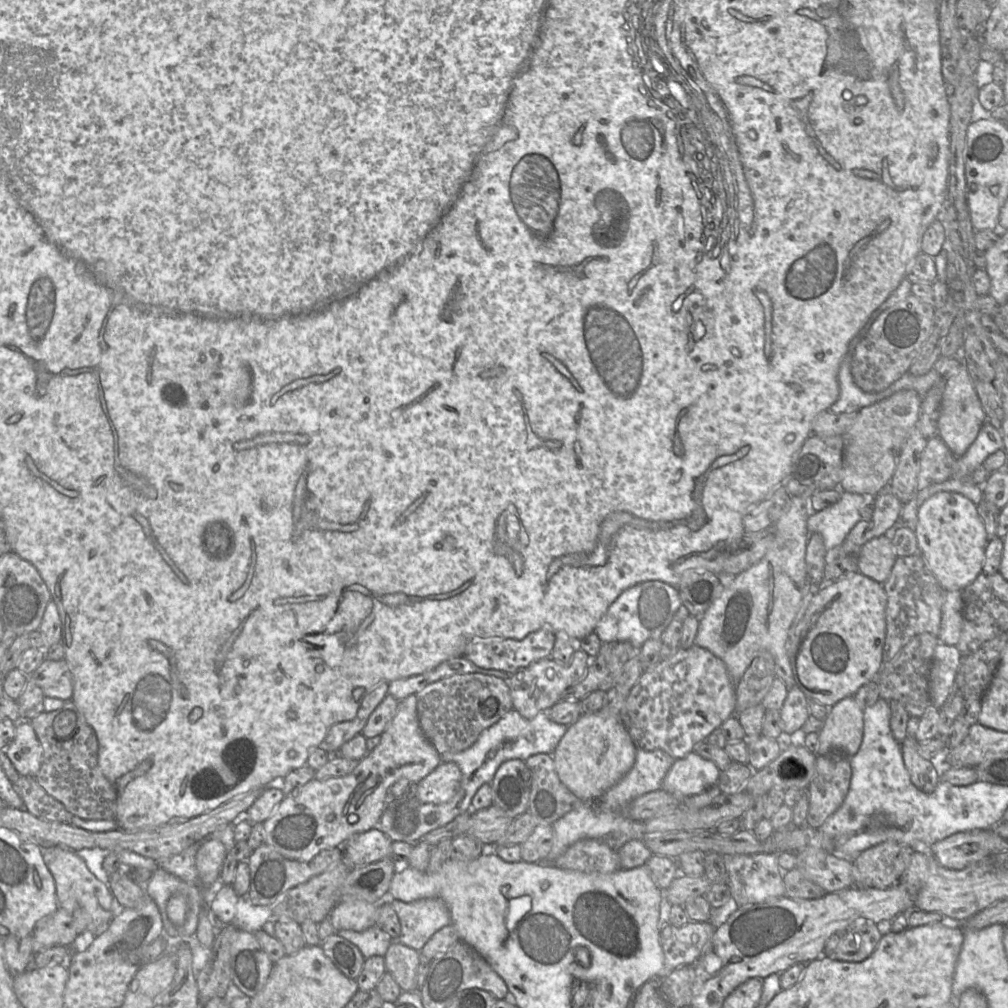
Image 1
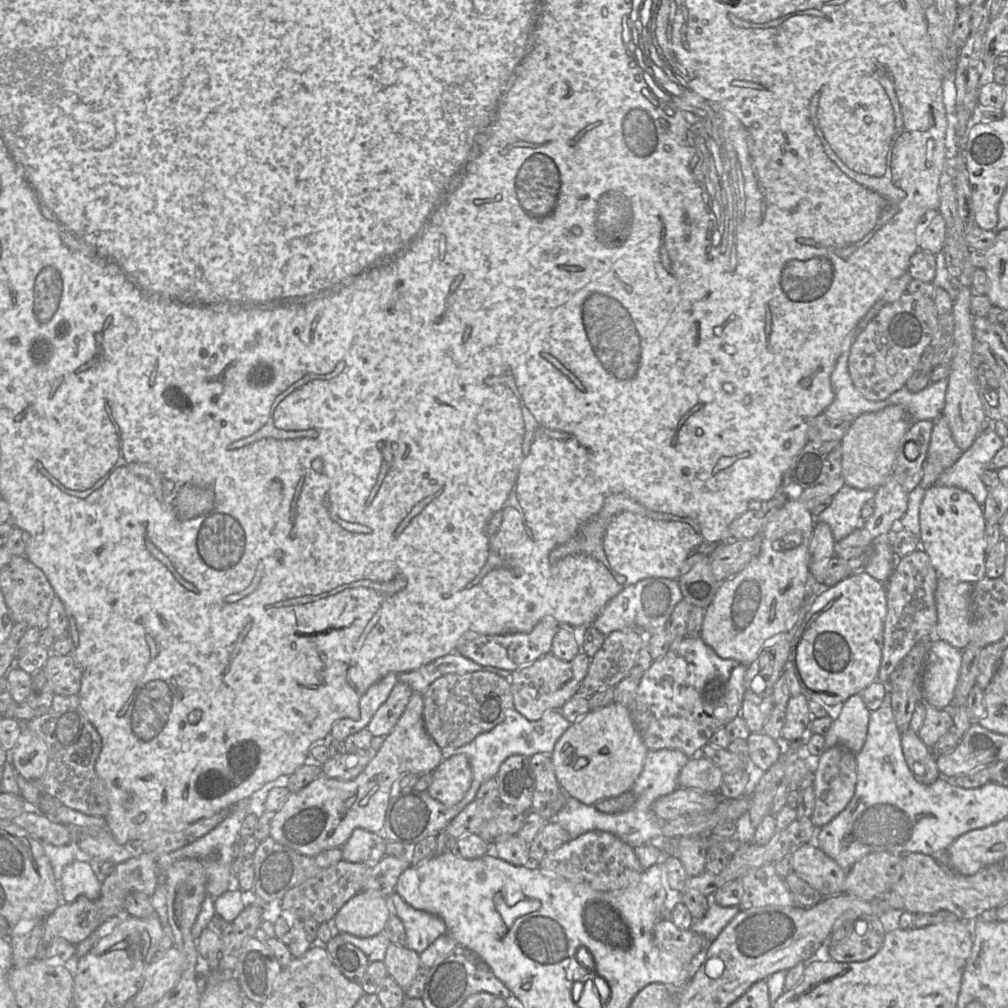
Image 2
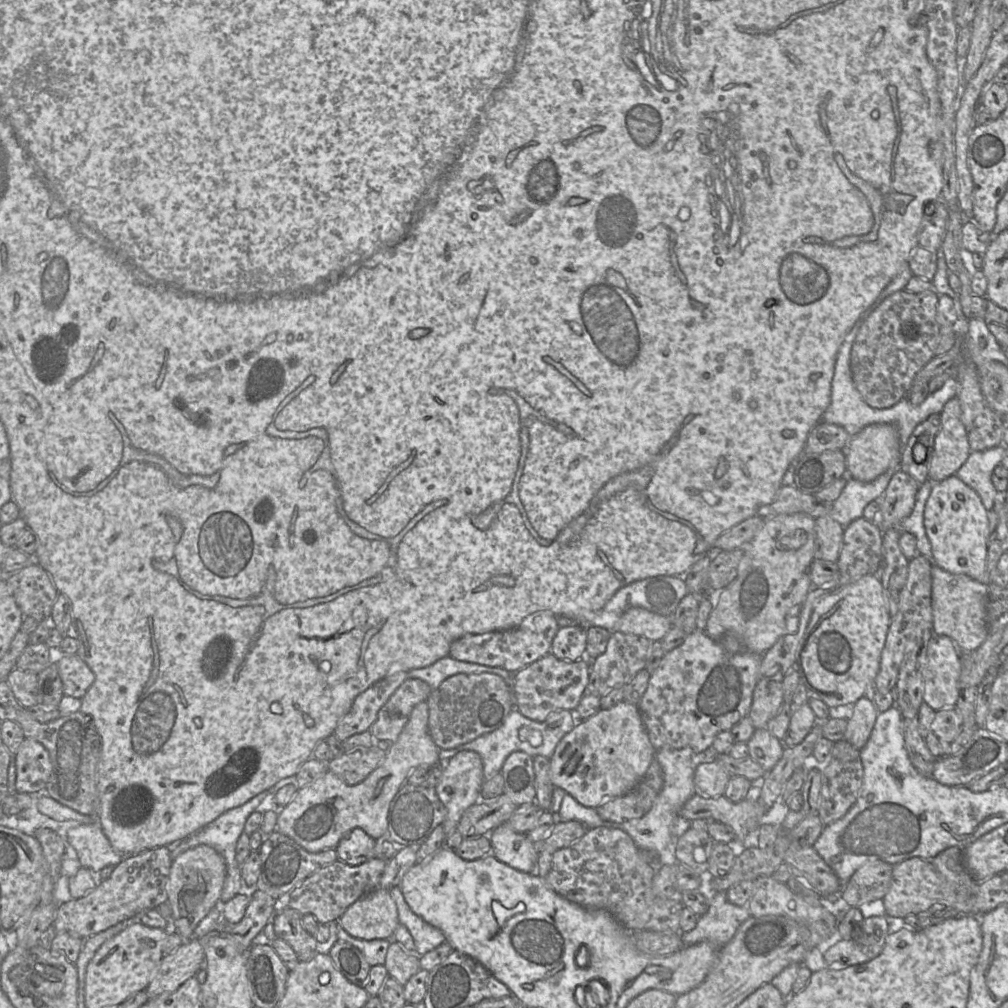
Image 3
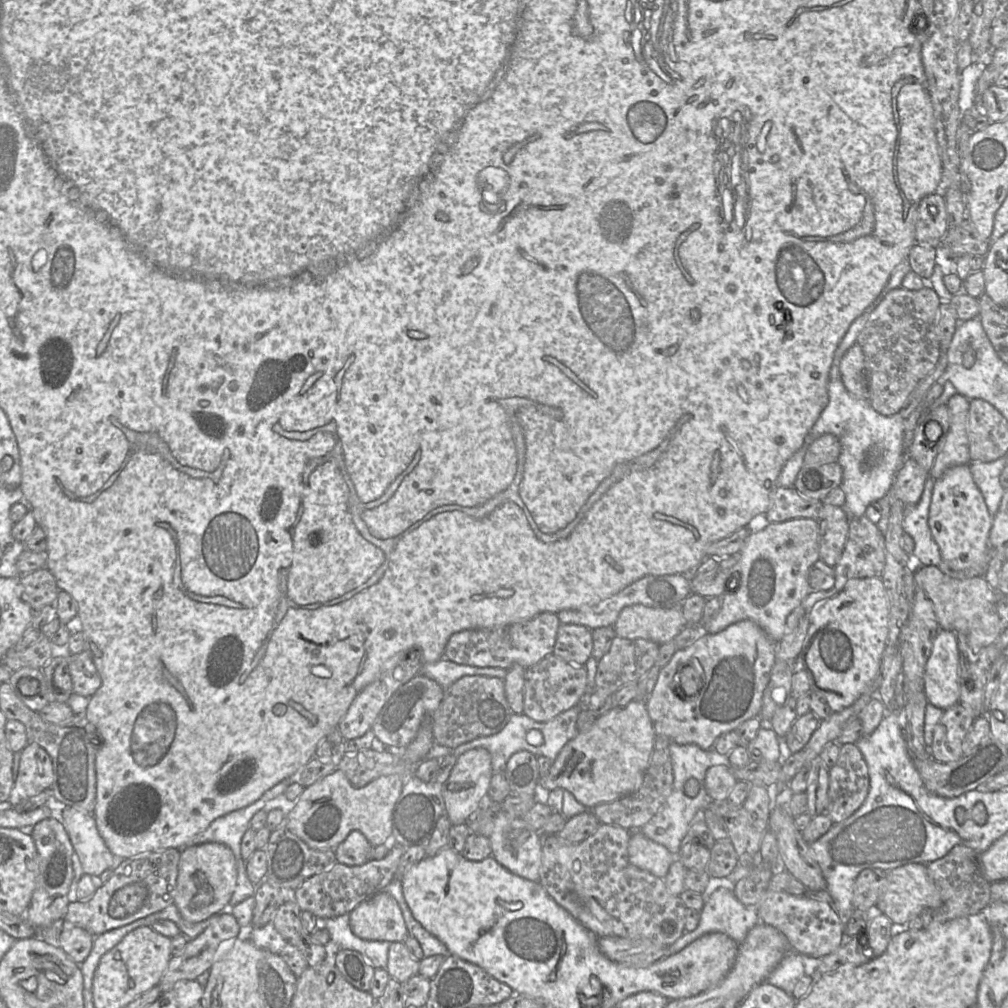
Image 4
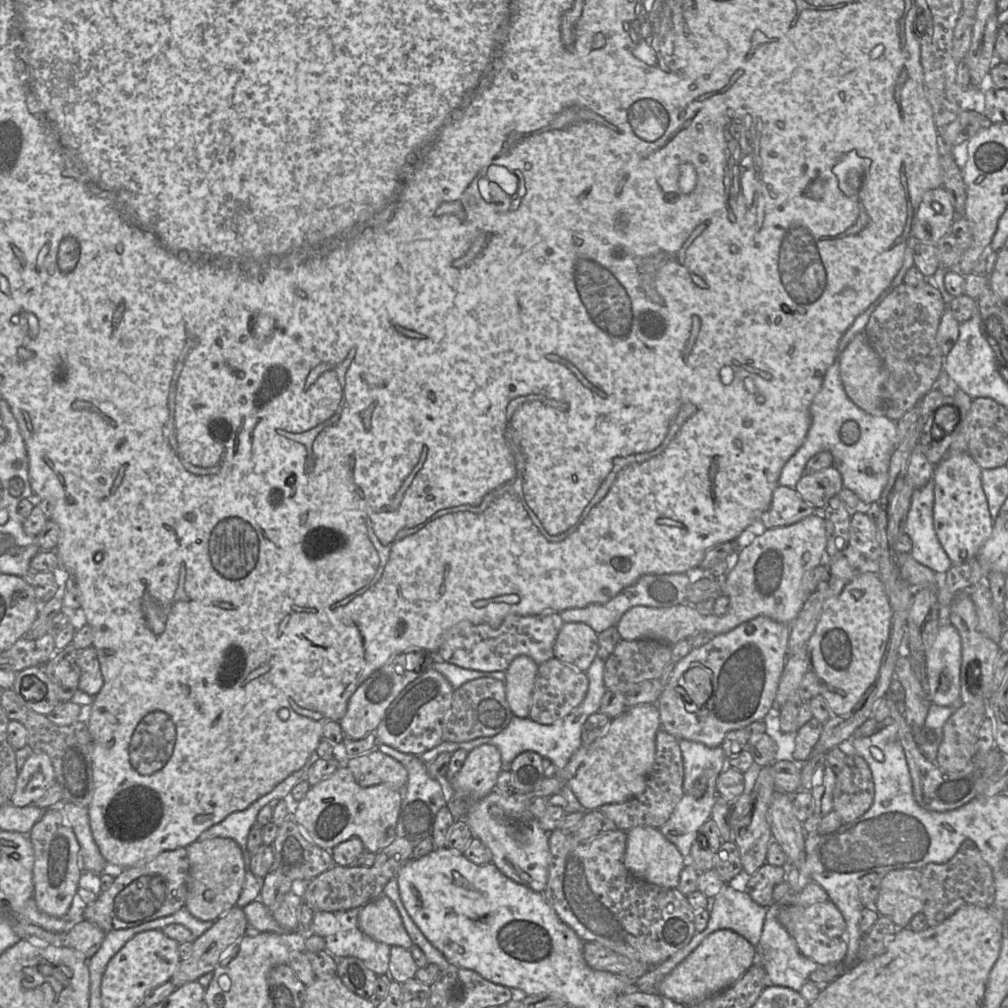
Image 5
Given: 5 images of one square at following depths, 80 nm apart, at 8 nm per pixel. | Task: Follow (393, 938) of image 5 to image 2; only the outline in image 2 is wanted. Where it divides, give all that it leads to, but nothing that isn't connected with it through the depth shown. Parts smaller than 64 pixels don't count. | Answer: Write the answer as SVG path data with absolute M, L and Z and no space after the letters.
M367 890L350 898L333 921L340 932L368 938L383 931L390 914L396 914L391 897Z

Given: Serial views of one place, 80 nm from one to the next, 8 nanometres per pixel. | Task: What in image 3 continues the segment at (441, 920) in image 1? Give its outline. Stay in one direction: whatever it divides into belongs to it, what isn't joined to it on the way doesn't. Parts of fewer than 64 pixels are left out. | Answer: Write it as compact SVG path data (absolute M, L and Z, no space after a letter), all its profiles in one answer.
M399 886L391 888L389 892L396 903L400 924L404 925L413 937L418 956L422 956L447 942L441 930L430 925L411 910Z

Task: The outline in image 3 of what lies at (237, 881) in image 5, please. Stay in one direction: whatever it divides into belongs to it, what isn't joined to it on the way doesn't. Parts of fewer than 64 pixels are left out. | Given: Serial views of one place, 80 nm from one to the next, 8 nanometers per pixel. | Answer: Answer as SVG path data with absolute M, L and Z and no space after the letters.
M208 845L188 849L173 860L167 882L168 903L173 918L170 932L177 933L183 943L194 938L195 928L214 906L221 907L220 896L226 871L224 858Z

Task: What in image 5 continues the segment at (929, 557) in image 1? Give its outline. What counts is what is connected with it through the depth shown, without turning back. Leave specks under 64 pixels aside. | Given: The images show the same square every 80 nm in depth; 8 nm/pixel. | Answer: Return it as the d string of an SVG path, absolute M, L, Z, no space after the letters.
M968 452L946 453L934 467L933 524L940 544L953 565L976 558L992 533L992 519L981 482L982 468Z

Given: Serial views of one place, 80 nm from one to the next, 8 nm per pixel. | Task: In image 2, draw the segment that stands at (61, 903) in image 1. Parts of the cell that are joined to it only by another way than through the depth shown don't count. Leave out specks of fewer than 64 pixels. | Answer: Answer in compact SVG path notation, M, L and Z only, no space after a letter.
M74 861L68 864L60 879L62 902L71 903L78 896L96 900L101 894L102 883L87 862Z

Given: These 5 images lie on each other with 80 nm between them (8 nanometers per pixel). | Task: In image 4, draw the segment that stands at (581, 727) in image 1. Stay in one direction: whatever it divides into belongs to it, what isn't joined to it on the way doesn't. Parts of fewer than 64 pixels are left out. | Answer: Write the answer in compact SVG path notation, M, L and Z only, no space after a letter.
M632 700L624 707L615 707L599 716L588 731L578 733L574 739L570 740L551 765L549 773L539 779L539 786L548 792L555 789L567 790L588 810L629 796L642 786L655 739L656 733L647 711L646 701Z

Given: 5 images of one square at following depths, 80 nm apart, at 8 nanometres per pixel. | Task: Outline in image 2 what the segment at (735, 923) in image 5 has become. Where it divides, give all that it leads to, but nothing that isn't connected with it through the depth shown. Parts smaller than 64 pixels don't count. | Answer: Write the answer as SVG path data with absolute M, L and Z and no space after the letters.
M710 899L710 906L705 916L694 920L692 931L703 935L708 943L718 937L725 926L741 911L739 905L722 907Z

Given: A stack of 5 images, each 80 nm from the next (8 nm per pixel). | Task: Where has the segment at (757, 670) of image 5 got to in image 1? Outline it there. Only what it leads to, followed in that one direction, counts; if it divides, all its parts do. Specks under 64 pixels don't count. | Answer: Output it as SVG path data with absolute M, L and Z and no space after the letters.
M697 645L680 648L674 656L646 668L619 712L637 749L663 750L674 759L693 752L698 743L735 714L736 685L725 663Z

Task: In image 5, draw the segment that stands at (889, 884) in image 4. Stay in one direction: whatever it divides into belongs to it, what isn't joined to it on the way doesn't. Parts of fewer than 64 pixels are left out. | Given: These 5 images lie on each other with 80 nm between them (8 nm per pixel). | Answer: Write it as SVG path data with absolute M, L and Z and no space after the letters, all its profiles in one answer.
M898 869L886 873L881 881L875 907L879 915L890 918L894 924L909 928L912 918L923 912L925 888L919 869Z

